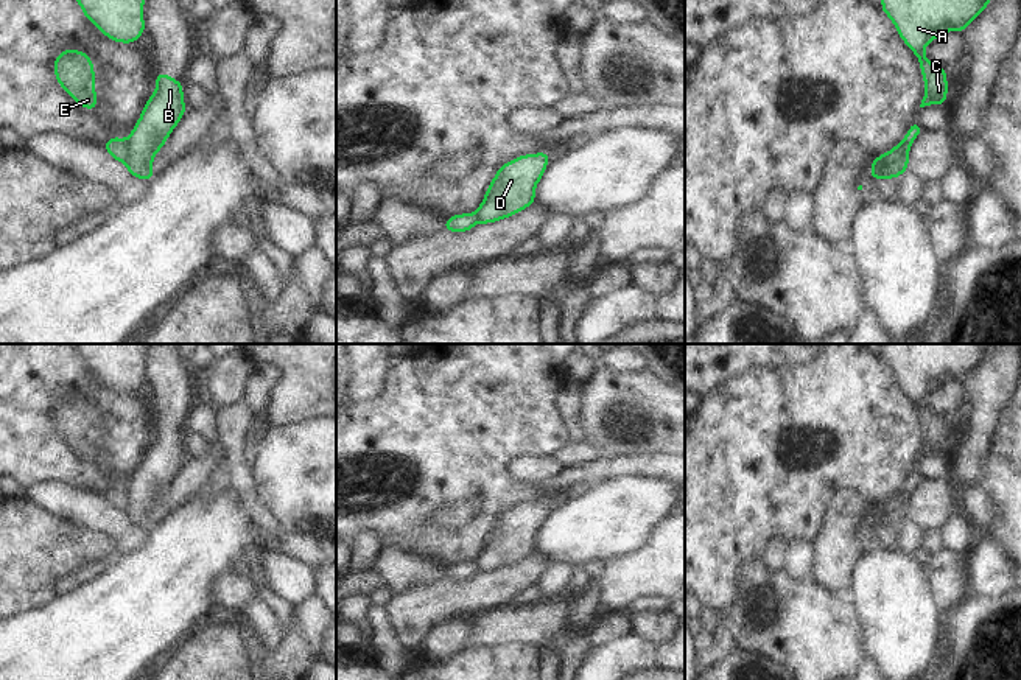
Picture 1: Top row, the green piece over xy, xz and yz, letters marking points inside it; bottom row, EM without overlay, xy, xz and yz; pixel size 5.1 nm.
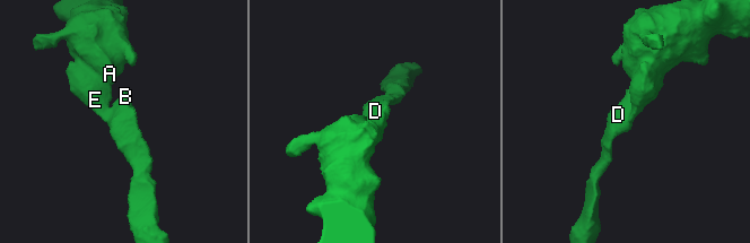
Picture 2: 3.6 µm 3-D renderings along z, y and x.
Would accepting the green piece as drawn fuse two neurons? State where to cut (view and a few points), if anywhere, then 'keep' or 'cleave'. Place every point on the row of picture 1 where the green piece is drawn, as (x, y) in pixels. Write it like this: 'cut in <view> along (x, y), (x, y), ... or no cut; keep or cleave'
cut in xy along (128, 139), (123, 162); cleave

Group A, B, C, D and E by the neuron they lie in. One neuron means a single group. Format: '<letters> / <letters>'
A C E / B D

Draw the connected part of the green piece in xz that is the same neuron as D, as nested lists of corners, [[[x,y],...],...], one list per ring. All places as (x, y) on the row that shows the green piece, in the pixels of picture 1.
[[[521,154],[498,166],[475,212],[481,224],[493,224],[515,216],[535,204],[535,187],[543,179],[551,154]]]

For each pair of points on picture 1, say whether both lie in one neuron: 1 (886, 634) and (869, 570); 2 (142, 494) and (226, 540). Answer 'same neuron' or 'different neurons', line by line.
1: same neuron
2: different neurons

